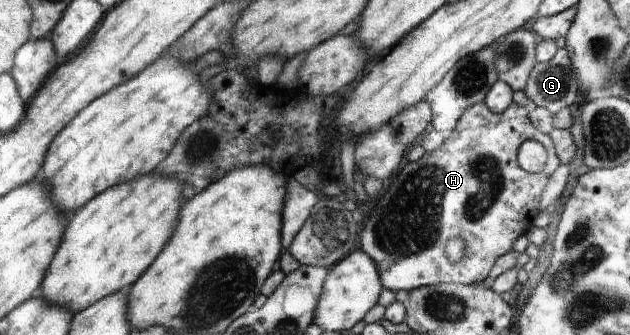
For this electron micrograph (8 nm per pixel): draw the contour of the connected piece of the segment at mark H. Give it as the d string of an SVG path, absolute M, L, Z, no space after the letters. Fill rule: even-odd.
M484 101L472 105L462 113L457 127L448 133L439 149L426 152L419 160L404 165L403 173L393 179L379 201L371 199L358 204L364 211L358 248L378 264L385 289L411 292L419 287L447 283L467 285L483 282L495 261L509 251L513 241L531 229L533 219L539 213L549 175L559 167L559 158L551 136L533 127L528 110L513 103L505 112L496 114ZM525 140L538 141L546 148L547 163L539 173L529 173L519 167L517 154ZM453 237L463 237L467 243L467 253L459 263L451 263L445 253L447 241Z

